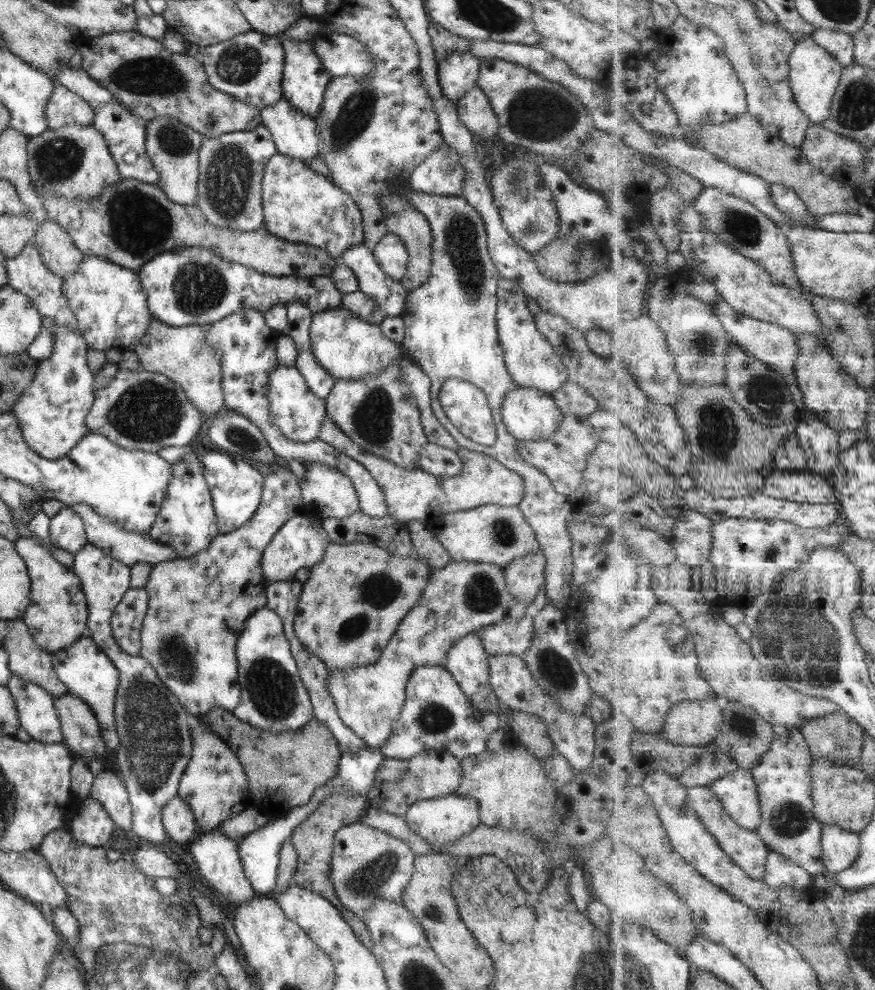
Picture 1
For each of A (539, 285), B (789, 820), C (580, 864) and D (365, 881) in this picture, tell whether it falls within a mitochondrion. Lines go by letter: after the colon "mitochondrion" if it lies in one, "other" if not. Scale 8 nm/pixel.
A: other
B: mitochondrion
C: other
D: mitochondrion

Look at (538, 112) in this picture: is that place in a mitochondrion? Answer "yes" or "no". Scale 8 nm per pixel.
yes

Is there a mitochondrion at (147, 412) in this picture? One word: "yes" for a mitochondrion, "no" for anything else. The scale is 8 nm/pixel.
yes

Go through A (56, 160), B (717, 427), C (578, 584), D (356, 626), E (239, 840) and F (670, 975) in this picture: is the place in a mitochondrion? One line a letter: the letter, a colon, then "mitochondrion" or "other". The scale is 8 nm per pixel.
A: mitochondrion
B: mitochondrion
C: other
D: mitochondrion
E: other
F: other

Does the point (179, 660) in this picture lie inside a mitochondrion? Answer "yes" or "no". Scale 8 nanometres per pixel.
yes

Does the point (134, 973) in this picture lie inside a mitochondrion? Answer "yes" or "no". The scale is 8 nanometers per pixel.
yes

